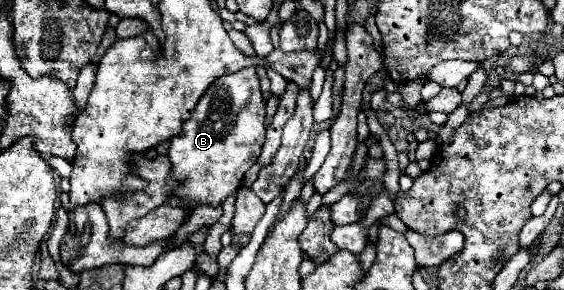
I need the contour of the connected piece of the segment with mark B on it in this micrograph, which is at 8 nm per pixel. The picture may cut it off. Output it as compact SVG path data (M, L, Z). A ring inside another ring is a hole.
M255 67L223 75L209 85L201 95L193 117L187 119L183 131L171 139L169 149L171 175L175 175L175 181L183 191L181 207L187 209L187 215L201 205L221 207L221 203L241 187L245 173L259 157L265 143L265 131L265 97Z

